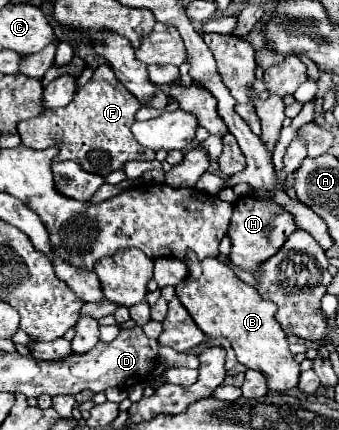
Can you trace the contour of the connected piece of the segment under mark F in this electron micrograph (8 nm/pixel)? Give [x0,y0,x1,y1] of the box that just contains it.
[18,64,156,176]

